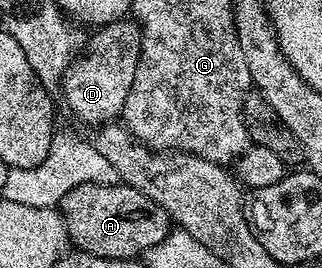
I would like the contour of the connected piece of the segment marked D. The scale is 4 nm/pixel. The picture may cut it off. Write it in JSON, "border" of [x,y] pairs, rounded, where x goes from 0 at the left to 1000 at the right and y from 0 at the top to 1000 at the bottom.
{"border":[[[388,67],[301,101],[289,119],[298,123],[280,134],[270,190],[239,205],[199,265],[193,347],[214,410],[255,459],[320,470],[357,451],[391,396],[391,351],[404,351],[435,228],[435,112],[419,71]]]}

